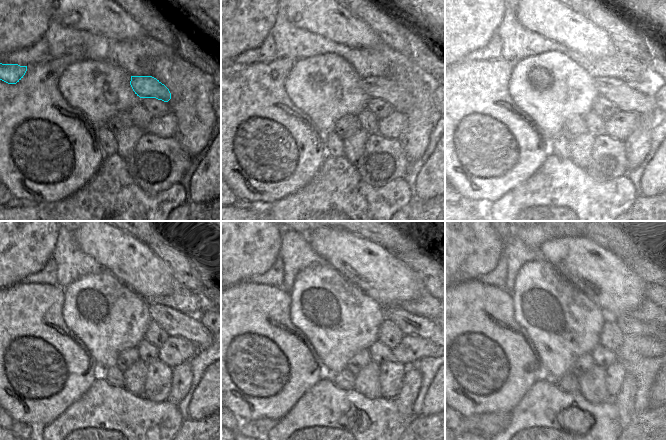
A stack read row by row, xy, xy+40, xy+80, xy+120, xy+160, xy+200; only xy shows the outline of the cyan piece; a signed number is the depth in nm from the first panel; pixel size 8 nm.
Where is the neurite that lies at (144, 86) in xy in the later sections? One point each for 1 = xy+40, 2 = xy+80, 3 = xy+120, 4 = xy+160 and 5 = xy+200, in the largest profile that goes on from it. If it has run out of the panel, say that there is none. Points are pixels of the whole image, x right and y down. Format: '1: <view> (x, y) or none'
1: xy+40 (388, 90)
2: xy+80 (626, 99)
3: xy+120 (175, 323)
4: xy+160 (410, 324)
5: xy+200 (630, 326)

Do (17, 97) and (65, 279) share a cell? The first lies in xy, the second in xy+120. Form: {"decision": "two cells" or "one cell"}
{"decision": "two cells"}

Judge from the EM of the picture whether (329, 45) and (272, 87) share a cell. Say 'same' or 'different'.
different

